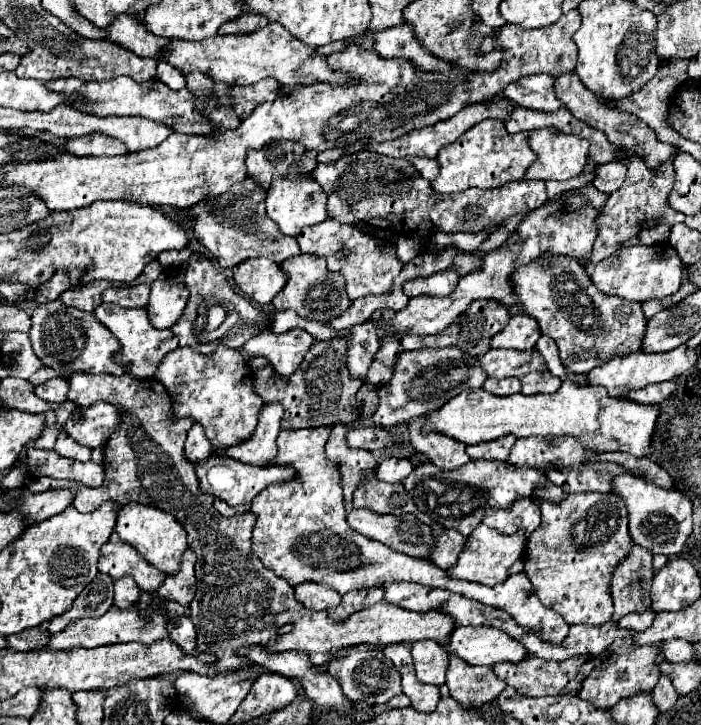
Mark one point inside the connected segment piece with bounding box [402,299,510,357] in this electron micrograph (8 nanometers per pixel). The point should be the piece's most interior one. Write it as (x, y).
(472, 331)

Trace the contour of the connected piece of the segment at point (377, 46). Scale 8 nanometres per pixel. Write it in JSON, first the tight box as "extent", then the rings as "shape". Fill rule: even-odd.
{"extent":[374,23,450,73],"shape":[[[402,23],[398,27],[374,31],[374,51],[382,59],[406,59],[420,71],[436,71],[446,73],[450,71],[450,63],[436,59],[414,35],[414,27],[410,23]]]}

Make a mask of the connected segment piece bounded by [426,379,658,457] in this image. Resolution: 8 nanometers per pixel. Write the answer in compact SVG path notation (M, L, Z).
M564 379L562 387L552 395L510 395L496 397L478 391L462 391L446 403L446 407L426 415L426 429L442 431L466 445L498 439L502 435L518 437L550 437L574 435L592 451L626 451L636 457L646 457L650 451L650 437L658 419L658 407L646 407L628 399L614 399L604 387L582 387Z

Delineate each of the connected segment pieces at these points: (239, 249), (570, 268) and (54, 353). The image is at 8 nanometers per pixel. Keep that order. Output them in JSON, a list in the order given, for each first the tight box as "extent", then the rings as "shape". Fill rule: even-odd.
[{"extent":[178,177,300,269],"shape":[[[246,177],[242,183],[234,183],[230,191],[198,201],[190,209],[180,209],[178,215],[190,219],[194,237],[218,259],[222,269],[236,267],[250,257],[268,257],[274,263],[298,255],[300,247],[296,237],[282,235],[278,225],[266,215],[266,191],[258,181]]]},{"extent":[512,257,646,373],"shape":[[[570,257],[524,265],[512,275],[512,283],[524,313],[534,317],[540,331],[556,341],[568,373],[590,373],[604,361],[636,353],[642,347],[646,317],[640,303],[602,295],[586,275],[584,267]]]},{"extent":[30,299,126,375],"shape":[[[60,299],[50,301],[46,305],[38,305],[32,313],[30,339],[34,353],[44,361],[46,367],[54,371],[62,371],[72,367],[74,371],[84,373],[108,373],[108,375],[124,375],[126,367],[114,361],[114,355],[120,351],[118,339],[98,323],[94,313],[84,313],[76,307],[66,307]]]}]

